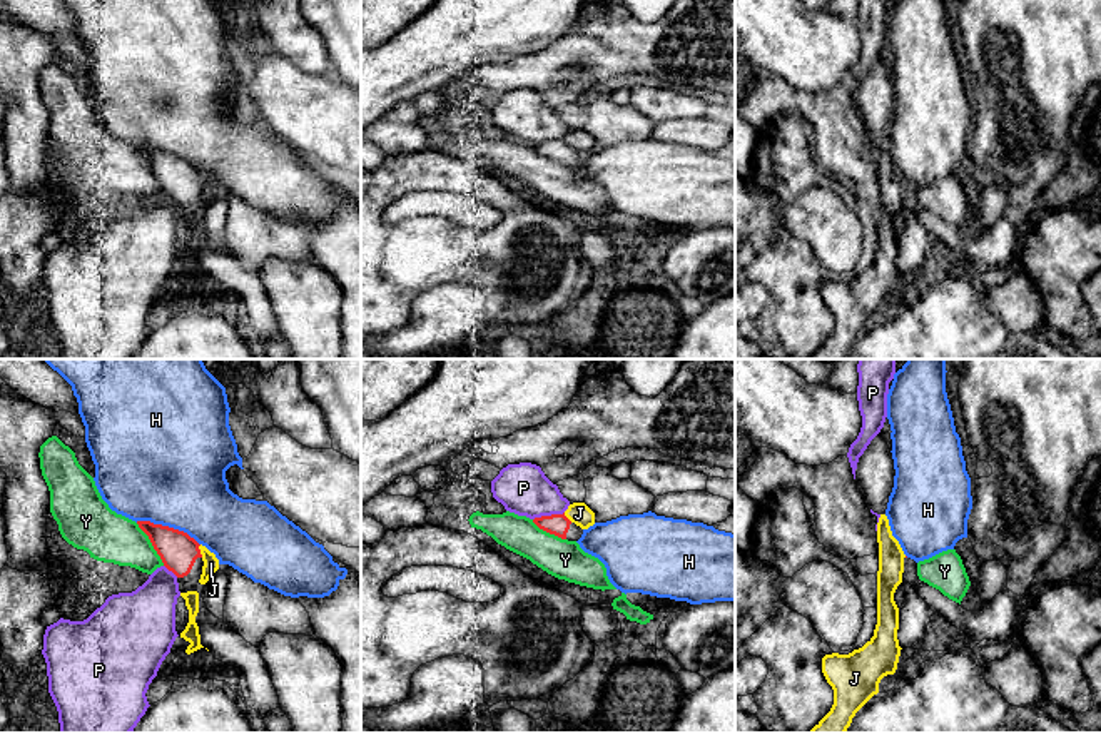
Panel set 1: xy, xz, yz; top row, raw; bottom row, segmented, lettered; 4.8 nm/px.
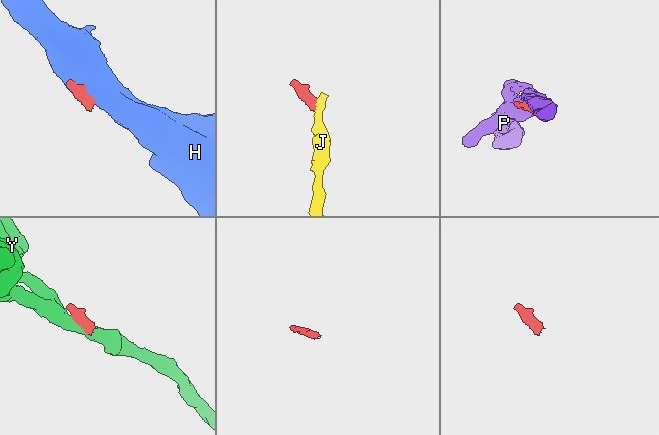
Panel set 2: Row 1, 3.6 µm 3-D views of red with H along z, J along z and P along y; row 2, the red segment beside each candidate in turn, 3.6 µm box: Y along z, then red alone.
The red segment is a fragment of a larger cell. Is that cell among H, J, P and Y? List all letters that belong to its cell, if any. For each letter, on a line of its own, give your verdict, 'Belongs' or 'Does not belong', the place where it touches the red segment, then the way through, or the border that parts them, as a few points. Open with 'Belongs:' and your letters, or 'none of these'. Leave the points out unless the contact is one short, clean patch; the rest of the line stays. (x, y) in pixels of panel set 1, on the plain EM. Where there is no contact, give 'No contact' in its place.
Belongs: none of these
H: Does not belong. Touches red at xy (167, 152)
J: Does not belong. Touches red at xy (199, 177). Boundary: xy (199, 171), (202, 182)
P: Does not belong. Touches red at xz (548, 142)
Y: Does not belong. Touches red at xy (152, 171). Boundary: xy (136, 149), (164, 191)

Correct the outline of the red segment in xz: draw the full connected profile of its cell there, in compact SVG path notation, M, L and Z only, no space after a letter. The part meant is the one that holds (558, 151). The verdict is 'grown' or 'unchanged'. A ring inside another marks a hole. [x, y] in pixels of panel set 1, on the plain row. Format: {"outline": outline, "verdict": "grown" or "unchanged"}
{"outline": "M565 139L563 140L551 140L551 142L541 142L541 144L535 144L533 149L550 159L555 160L561 165L568 165L568 167L578 167L583 160L583 155L580 152L576 152L575 149L571 149Z", "verdict": "grown"}

